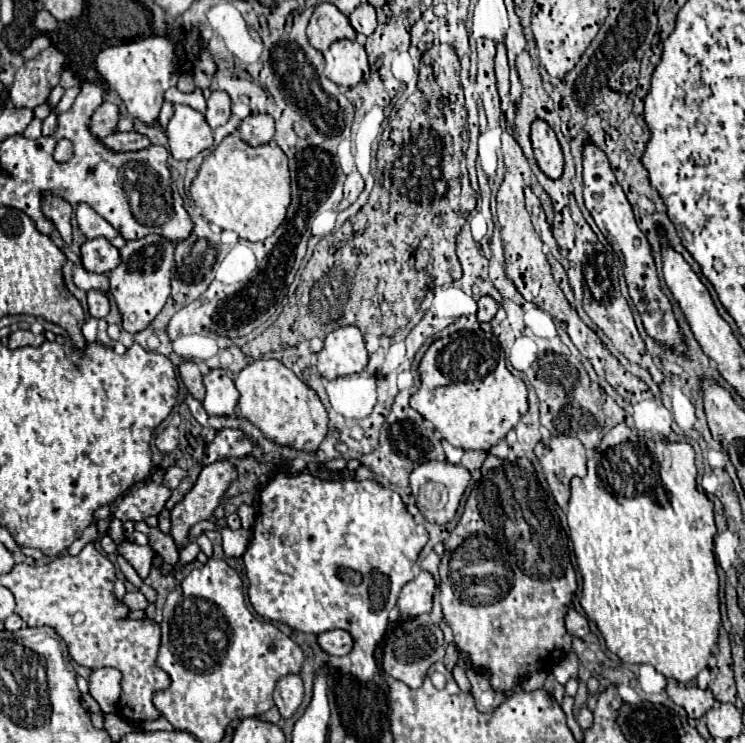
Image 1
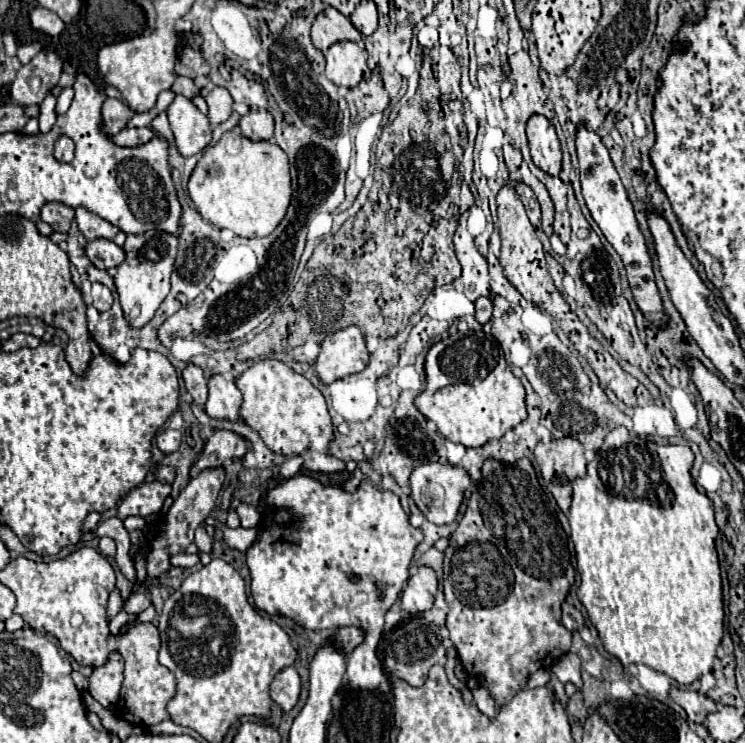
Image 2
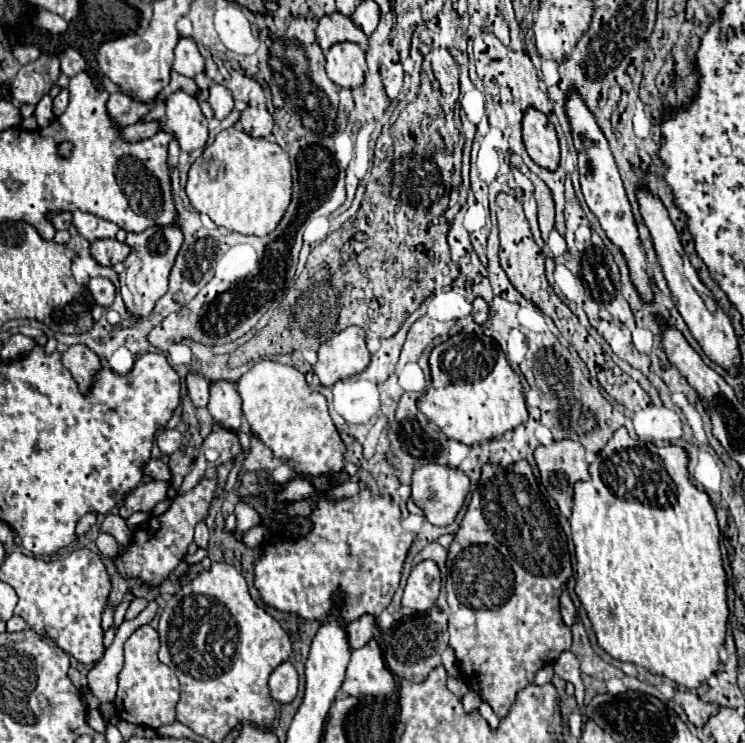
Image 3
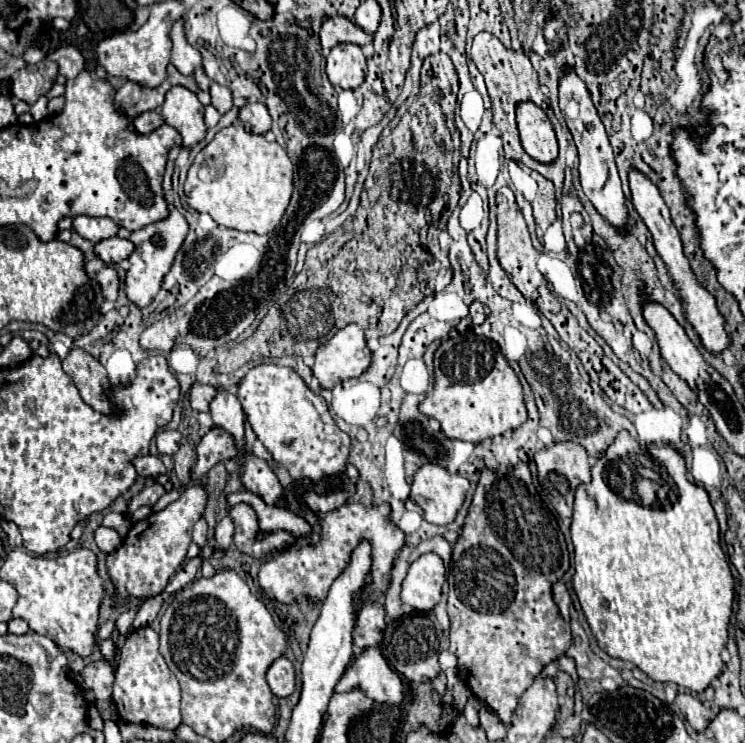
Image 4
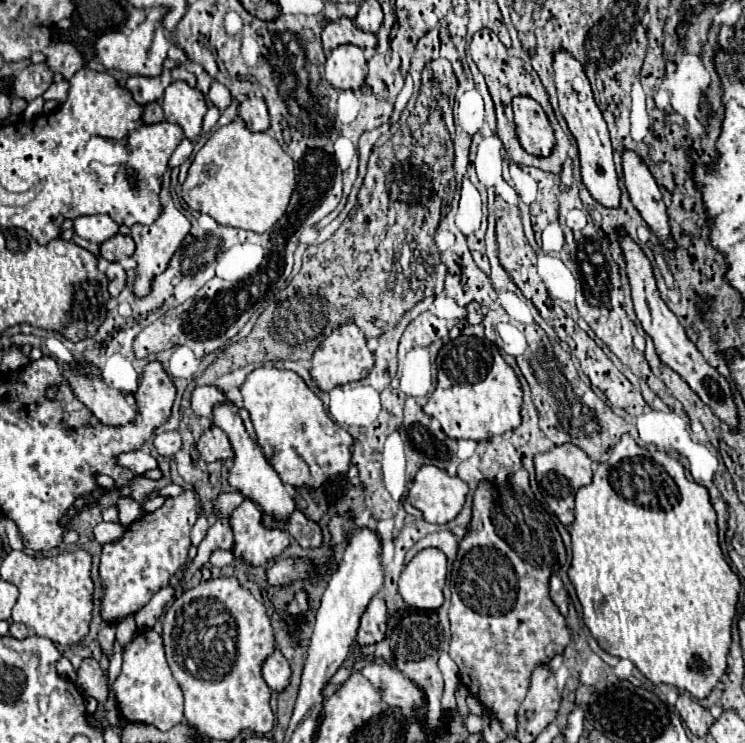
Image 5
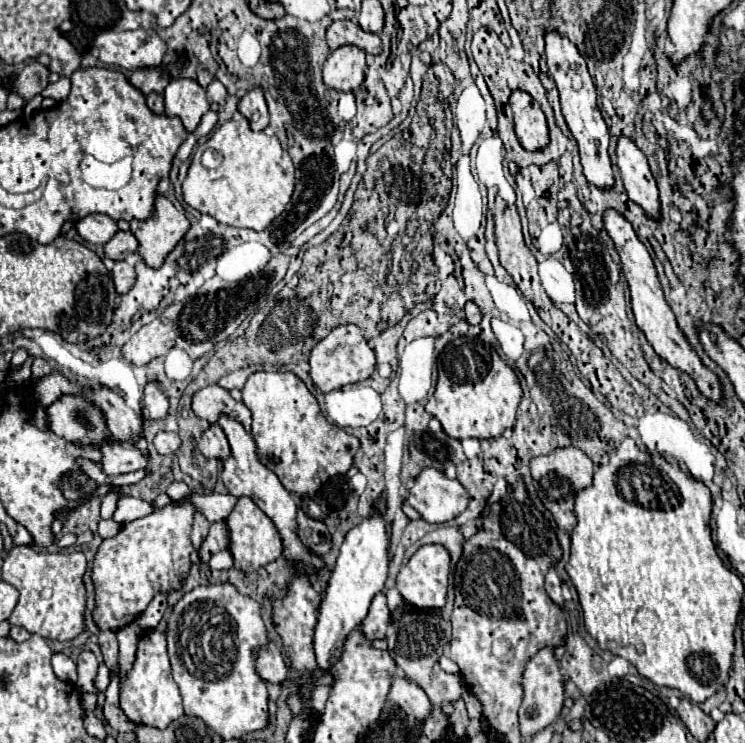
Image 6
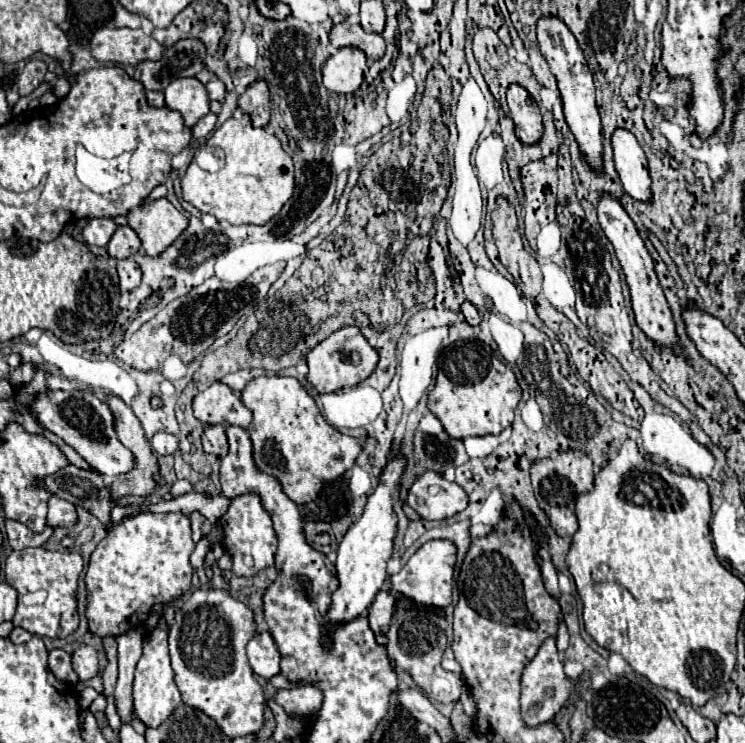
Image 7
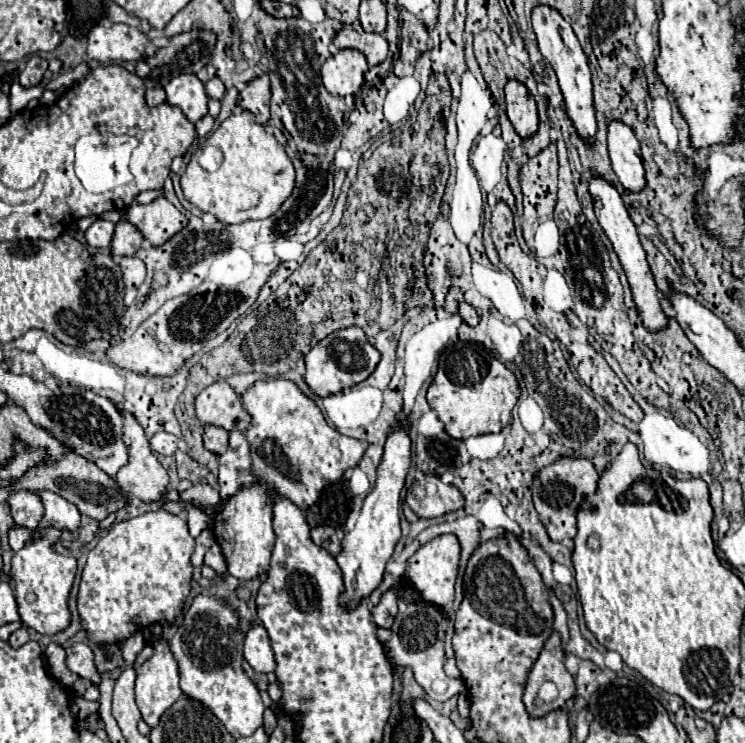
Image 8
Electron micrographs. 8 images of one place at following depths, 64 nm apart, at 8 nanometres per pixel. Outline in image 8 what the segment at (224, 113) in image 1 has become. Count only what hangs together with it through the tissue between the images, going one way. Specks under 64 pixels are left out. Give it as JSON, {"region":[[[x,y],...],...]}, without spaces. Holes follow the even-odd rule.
{"region":[[[214,76],[214,78],[210,78],[206,82],[206,94],[208,94],[208,98],[222,100],[224,98],[224,92],[226,92],[226,88],[224,88],[224,84],[222,84],[222,80],[218,76]]]}

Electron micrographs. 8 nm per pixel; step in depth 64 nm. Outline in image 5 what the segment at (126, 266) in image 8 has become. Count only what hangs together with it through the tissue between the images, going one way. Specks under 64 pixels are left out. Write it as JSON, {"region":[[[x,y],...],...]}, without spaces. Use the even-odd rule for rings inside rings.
{"region":[[[112,262],[106,270],[106,278],[108,278],[108,292],[112,298],[116,298],[120,294],[120,290],[124,288],[126,284],[126,274],[124,274],[124,268],[116,262]]]}

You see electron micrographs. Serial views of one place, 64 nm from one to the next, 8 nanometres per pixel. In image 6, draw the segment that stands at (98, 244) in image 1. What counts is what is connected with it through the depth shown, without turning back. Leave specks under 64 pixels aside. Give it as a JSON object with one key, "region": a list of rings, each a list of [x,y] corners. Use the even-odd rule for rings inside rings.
{"region":[[[116,232],[116,236],[112,236],[112,240],[108,244],[104,244],[104,254],[110,260],[124,260],[128,254],[136,252],[138,242],[132,236],[132,232]]]}

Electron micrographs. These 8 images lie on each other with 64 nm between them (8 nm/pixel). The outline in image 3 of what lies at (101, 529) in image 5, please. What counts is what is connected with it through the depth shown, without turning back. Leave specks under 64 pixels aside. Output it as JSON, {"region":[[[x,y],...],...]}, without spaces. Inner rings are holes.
{"region":[[[100,532],[98,540],[96,540],[96,546],[98,546],[102,556],[110,556],[110,558],[118,556],[118,544],[116,544],[116,540],[110,534],[102,534]]]}

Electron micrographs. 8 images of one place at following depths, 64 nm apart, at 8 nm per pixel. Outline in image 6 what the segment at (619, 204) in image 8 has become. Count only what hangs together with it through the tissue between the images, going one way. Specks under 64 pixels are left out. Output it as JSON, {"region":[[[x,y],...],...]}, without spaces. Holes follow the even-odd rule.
{"region":[[[606,210],[604,212],[604,228],[606,232],[610,234],[610,238],[614,240],[616,244],[616,250],[620,254],[620,260],[622,260],[622,272],[628,280],[628,286],[630,286],[630,296],[632,296],[632,310],[634,310],[634,318],[636,318],[636,324],[638,328],[646,334],[648,342],[652,344],[652,348],[656,350],[656,354],[672,364],[674,368],[678,368],[680,372],[686,372],[688,376],[692,376],[696,388],[700,390],[700,394],[708,400],[712,400],[714,404],[722,404],[724,400],[724,386],[720,384],[720,378],[708,370],[700,356],[694,352],[694,348],[688,344],[686,336],[682,334],[682,330],[678,328],[676,324],[676,316],[674,312],[670,310],[668,302],[664,300],[664,294],[662,294],[662,288],[660,288],[660,282],[658,282],[658,276],[656,276],[656,268],[654,268],[654,262],[646,250],[646,246],[638,240],[632,224],[620,216],[618,212],[614,210]]]}

